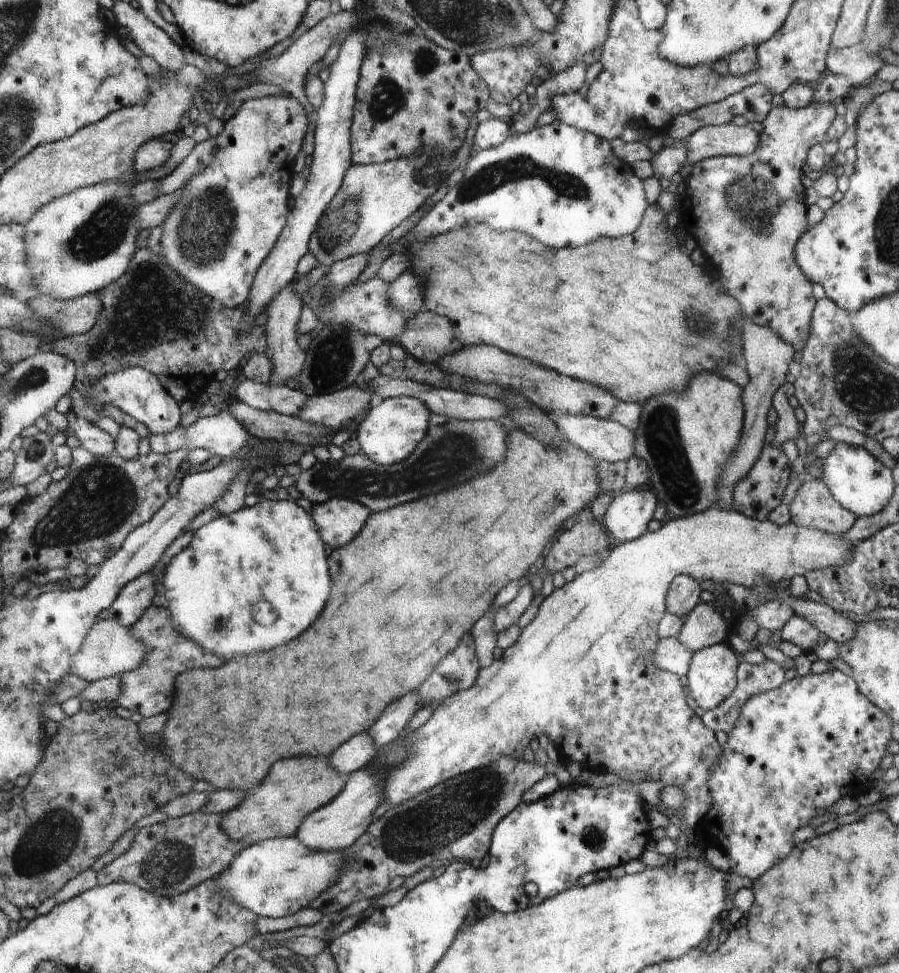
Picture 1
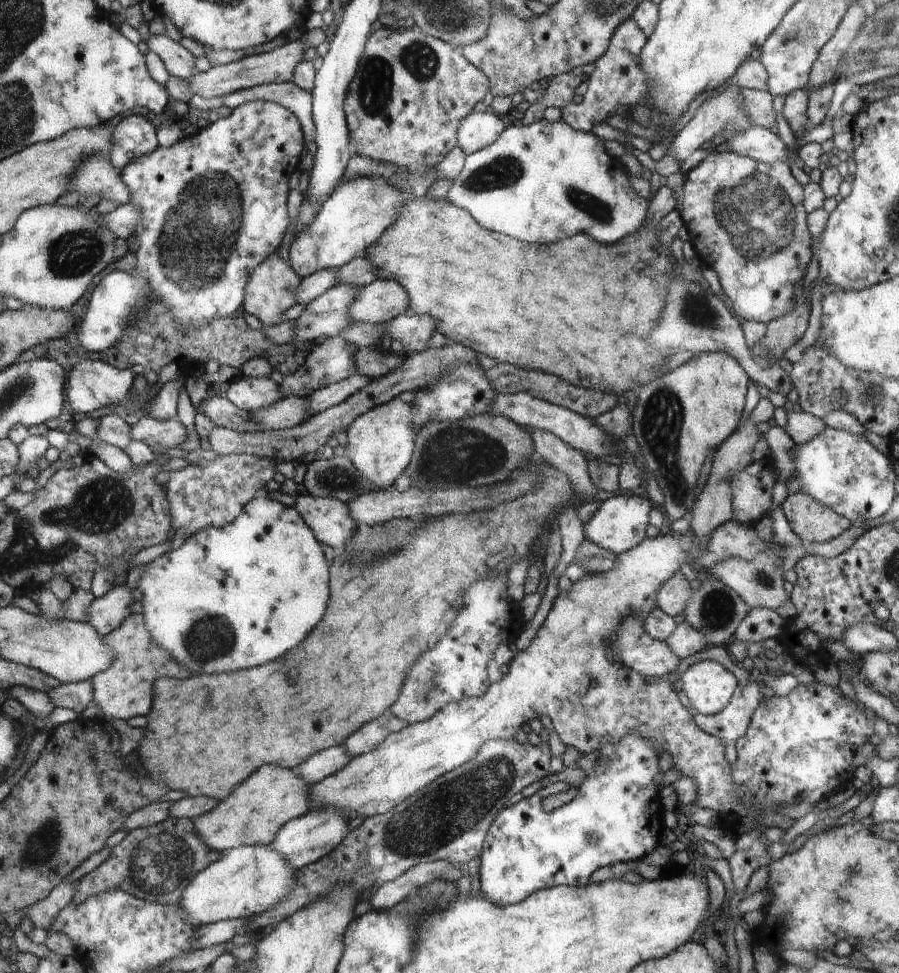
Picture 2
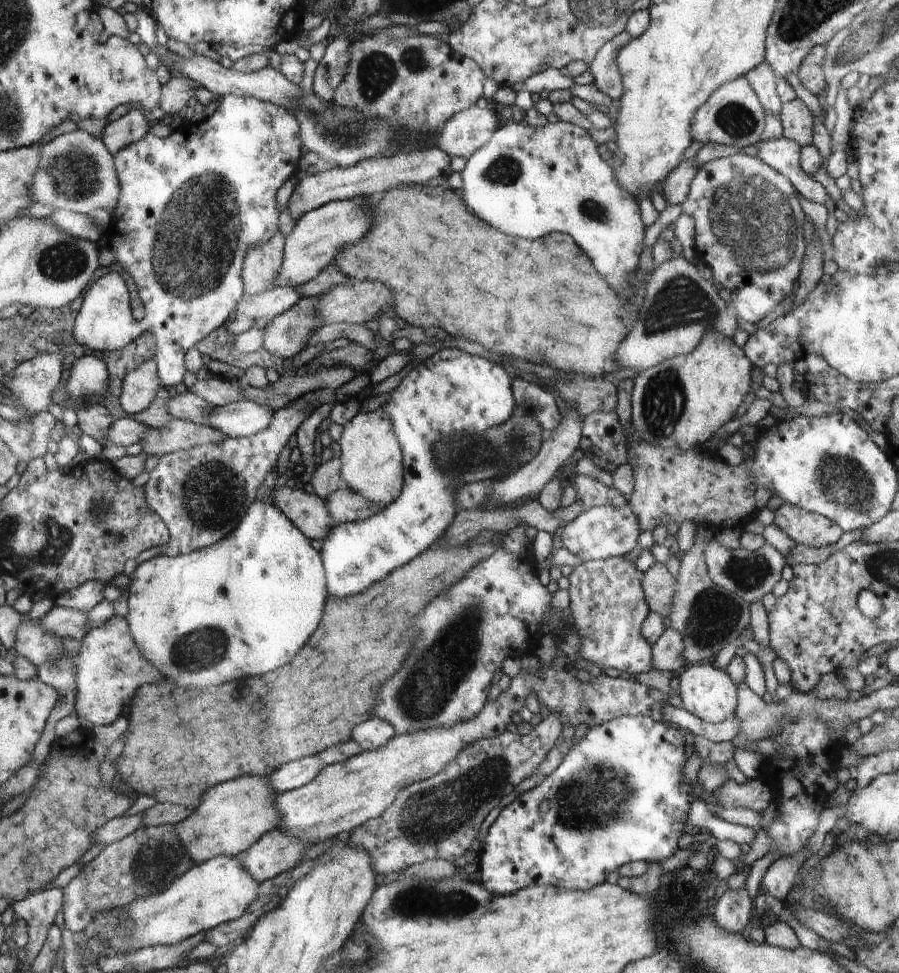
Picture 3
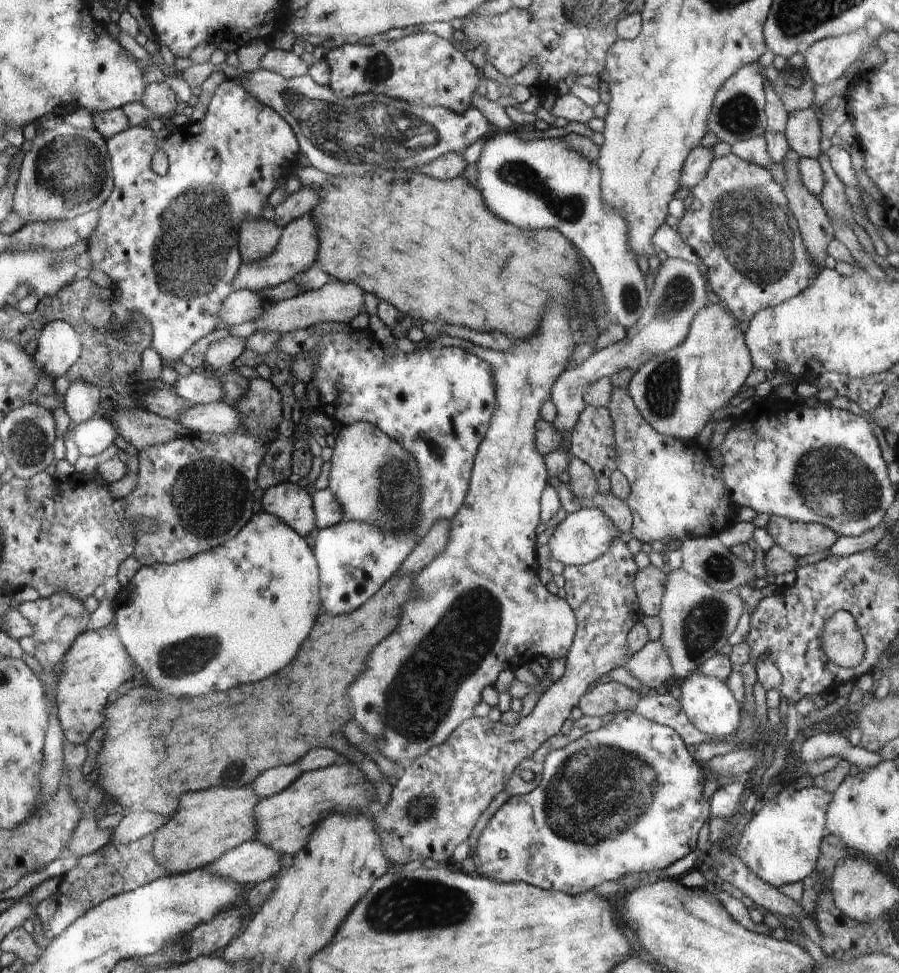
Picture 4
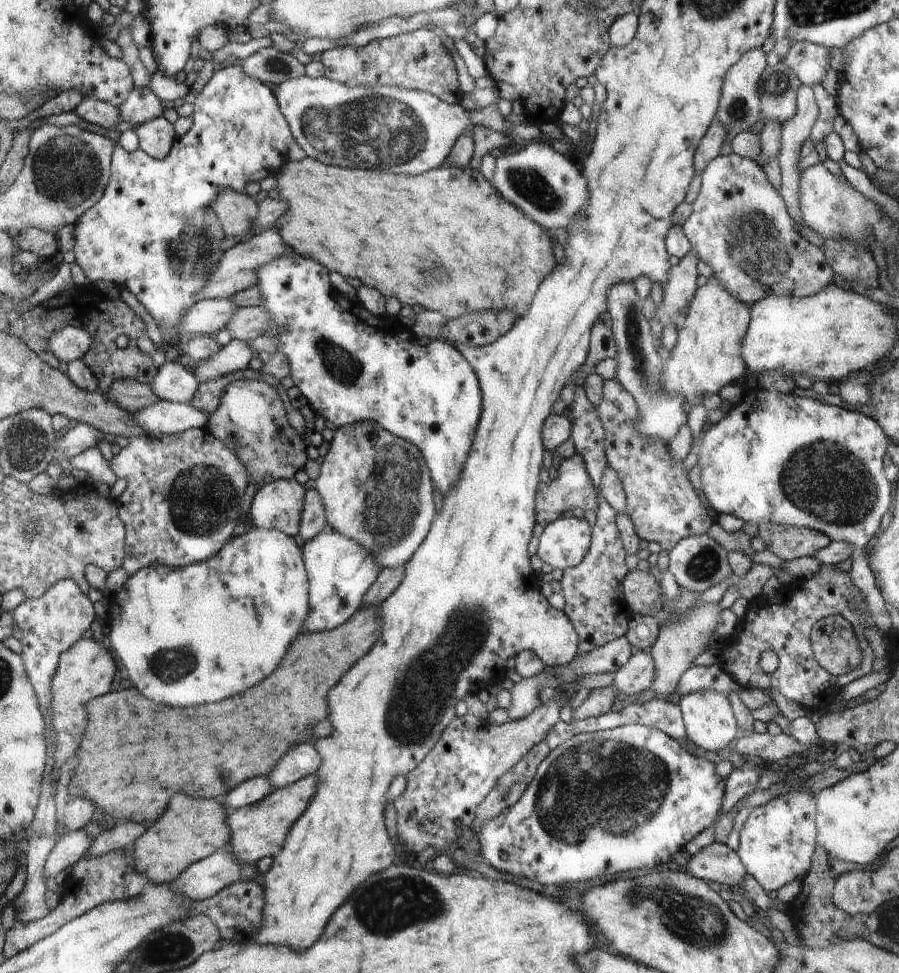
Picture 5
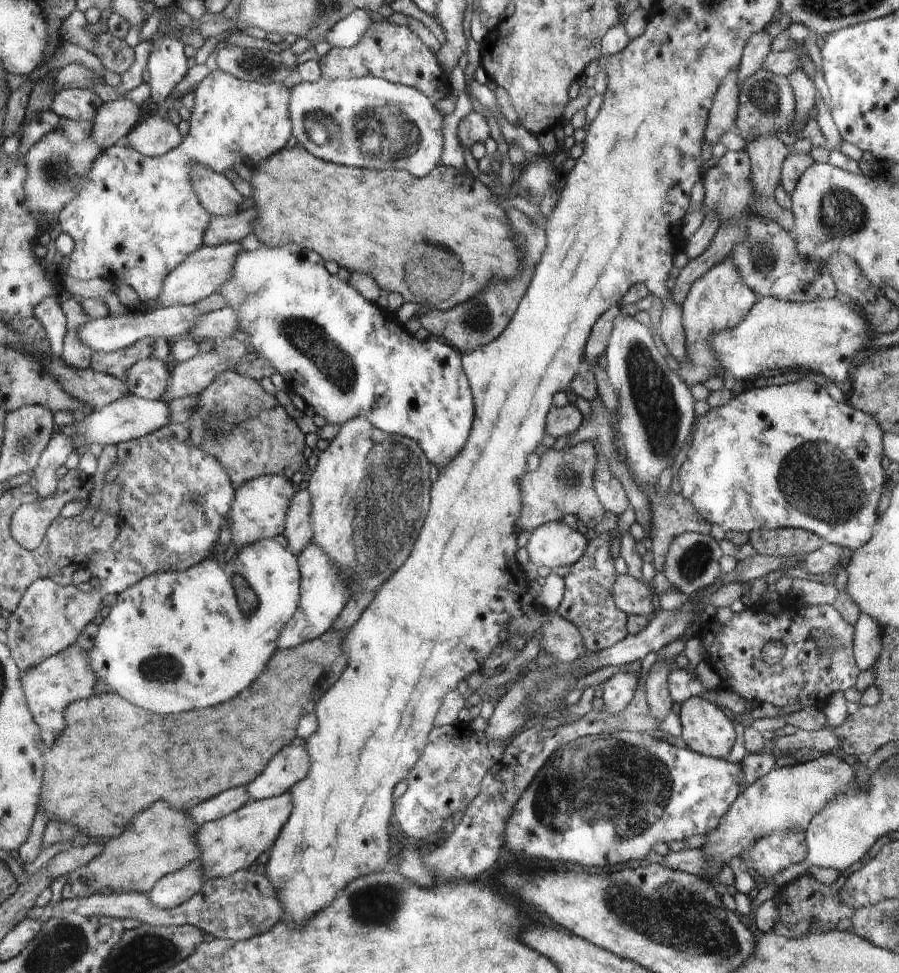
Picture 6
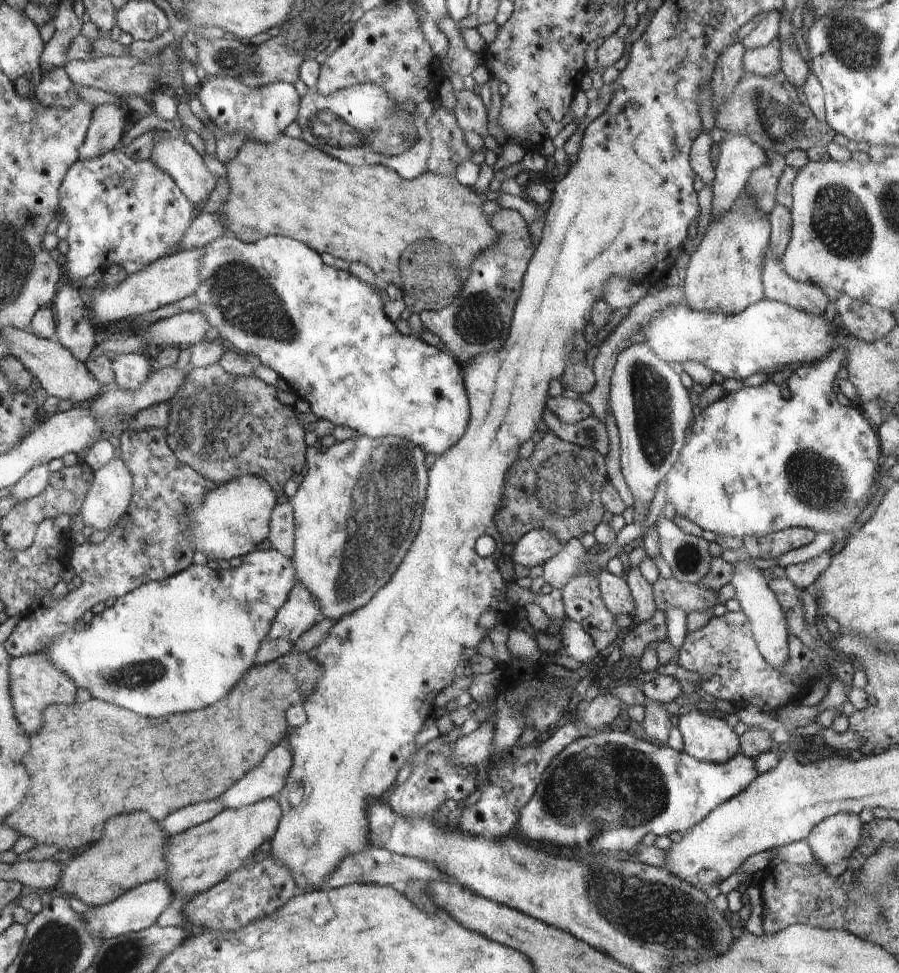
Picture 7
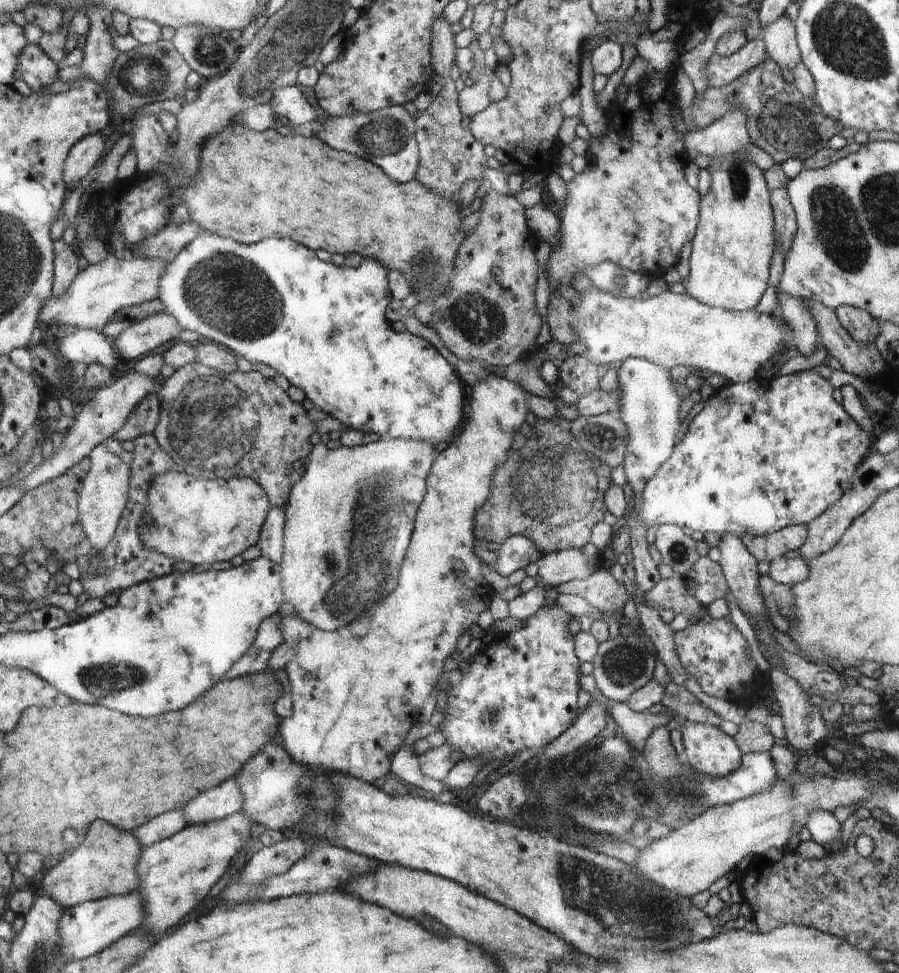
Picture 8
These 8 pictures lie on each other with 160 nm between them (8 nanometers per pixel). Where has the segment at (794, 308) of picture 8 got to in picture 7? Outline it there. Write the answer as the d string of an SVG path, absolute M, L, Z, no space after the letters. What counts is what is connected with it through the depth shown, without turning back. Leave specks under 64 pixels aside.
M768 246L762 266L762 280L765 298L788 303L795 309L801 309L815 315L822 315L829 302L825 289L817 284L796 280L785 271L785 265Z

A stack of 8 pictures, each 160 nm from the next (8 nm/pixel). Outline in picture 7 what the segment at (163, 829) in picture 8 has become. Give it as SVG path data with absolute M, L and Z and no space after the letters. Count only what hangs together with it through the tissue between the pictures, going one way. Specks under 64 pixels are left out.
M216 799L214 802L202 802L202 804L194 804L190 808L182 808L178 812L172 812L160 824L167 832L167 836L170 837L209 821L224 809L226 808L220 799Z

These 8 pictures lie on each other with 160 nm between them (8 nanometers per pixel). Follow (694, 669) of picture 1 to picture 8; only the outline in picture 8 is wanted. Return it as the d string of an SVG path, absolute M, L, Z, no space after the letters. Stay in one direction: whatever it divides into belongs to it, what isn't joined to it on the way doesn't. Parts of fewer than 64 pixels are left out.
M686 721L680 727L684 760L696 773L709 777L734 774L740 764L739 745L717 726Z

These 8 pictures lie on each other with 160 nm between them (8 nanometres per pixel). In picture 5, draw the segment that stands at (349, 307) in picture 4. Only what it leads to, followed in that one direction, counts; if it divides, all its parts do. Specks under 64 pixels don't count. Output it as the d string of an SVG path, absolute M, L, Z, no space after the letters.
M264 305L238 307L225 328L230 331L232 338L251 341L271 328L271 316Z

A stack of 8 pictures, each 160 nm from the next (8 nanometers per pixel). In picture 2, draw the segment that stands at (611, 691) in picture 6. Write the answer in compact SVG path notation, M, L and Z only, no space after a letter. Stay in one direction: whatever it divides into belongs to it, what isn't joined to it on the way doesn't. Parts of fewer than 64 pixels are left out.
M678 619L677 627L665 641L669 649L682 659L708 648L705 634L692 623L682 619Z

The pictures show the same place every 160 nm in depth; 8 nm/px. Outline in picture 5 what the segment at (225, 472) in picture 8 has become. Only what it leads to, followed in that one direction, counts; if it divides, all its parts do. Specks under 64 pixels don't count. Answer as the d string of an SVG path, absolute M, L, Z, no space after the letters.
M262 379L230 381L223 390L218 408L211 413L205 430L235 450L245 464L247 472L250 473L251 483L267 484L278 479L294 479L294 474L303 470L304 464L306 464L304 436L296 434L296 430L288 424L286 410L282 406L278 392Z

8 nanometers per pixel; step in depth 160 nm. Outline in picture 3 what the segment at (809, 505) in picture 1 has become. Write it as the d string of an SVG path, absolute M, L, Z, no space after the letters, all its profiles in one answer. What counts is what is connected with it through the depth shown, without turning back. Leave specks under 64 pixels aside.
M783 503L775 510L776 523L795 544L812 548L829 547L838 542L844 533L841 525L818 513L808 512L799 506Z

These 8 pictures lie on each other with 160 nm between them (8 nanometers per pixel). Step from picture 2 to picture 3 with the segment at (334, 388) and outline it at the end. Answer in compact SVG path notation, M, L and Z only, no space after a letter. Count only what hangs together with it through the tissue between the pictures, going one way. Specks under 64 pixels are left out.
M304 398L292 401L288 406L277 409L266 430L257 432L249 437L226 437L219 445L202 445L192 450L179 450L173 453L165 453L158 456L158 465L150 474L150 479L144 485L145 499L161 516L169 528L170 540L164 554L169 557L185 555L189 552L206 548L232 534L240 526L242 519L249 512L252 502L256 500L256 492L260 484L264 482L266 474L276 466L276 460L282 452L282 448L288 444L290 436L300 428L300 425L315 409Z

